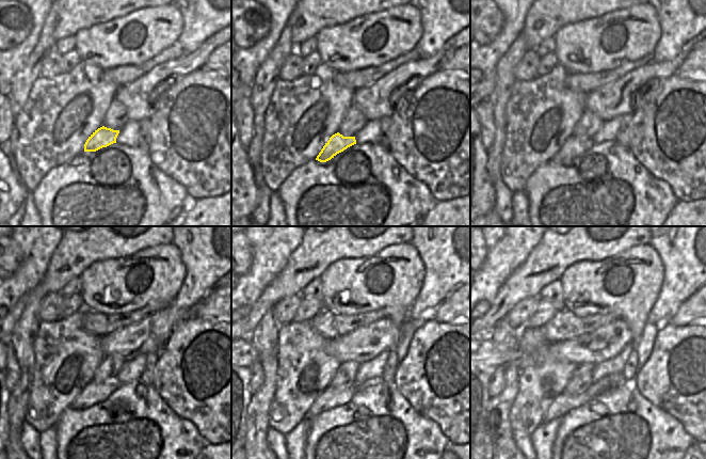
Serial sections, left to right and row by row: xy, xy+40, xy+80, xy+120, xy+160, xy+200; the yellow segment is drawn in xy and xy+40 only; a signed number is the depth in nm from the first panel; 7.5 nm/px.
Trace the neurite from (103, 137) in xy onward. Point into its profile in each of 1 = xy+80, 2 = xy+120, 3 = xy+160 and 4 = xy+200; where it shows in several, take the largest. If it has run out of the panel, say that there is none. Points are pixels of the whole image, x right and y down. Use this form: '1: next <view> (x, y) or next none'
1: next xy+80 (574, 146)
2: next xy+120 (94, 393)
3: next xy+160 (331, 397)
4: next xy+200 (563, 404)

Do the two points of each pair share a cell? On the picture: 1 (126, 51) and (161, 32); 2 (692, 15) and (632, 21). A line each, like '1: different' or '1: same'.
1: same
2: different

